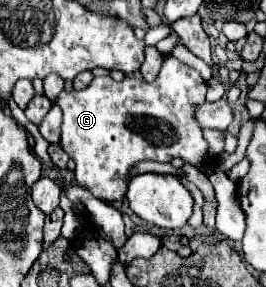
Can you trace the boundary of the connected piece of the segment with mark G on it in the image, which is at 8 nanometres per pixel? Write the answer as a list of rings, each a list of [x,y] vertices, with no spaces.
[[[172,54],[166,56],[164,68],[158,78],[148,84],[134,76],[126,76],[122,82],[112,80],[110,76],[96,76],[86,90],[62,92],[56,98],[56,104],[64,112],[62,122],[62,140],[60,146],[76,162],[74,178],[82,188],[88,188],[96,198],[102,200],[122,200],[128,186],[128,170],[132,164],[142,160],[170,162],[172,158],[182,158],[194,166],[214,166],[216,156],[210,154],[208,142],[202,136],[202,128],[196,122],[196,108],[204,102],[206,80],[194,68],[182,64]]]

